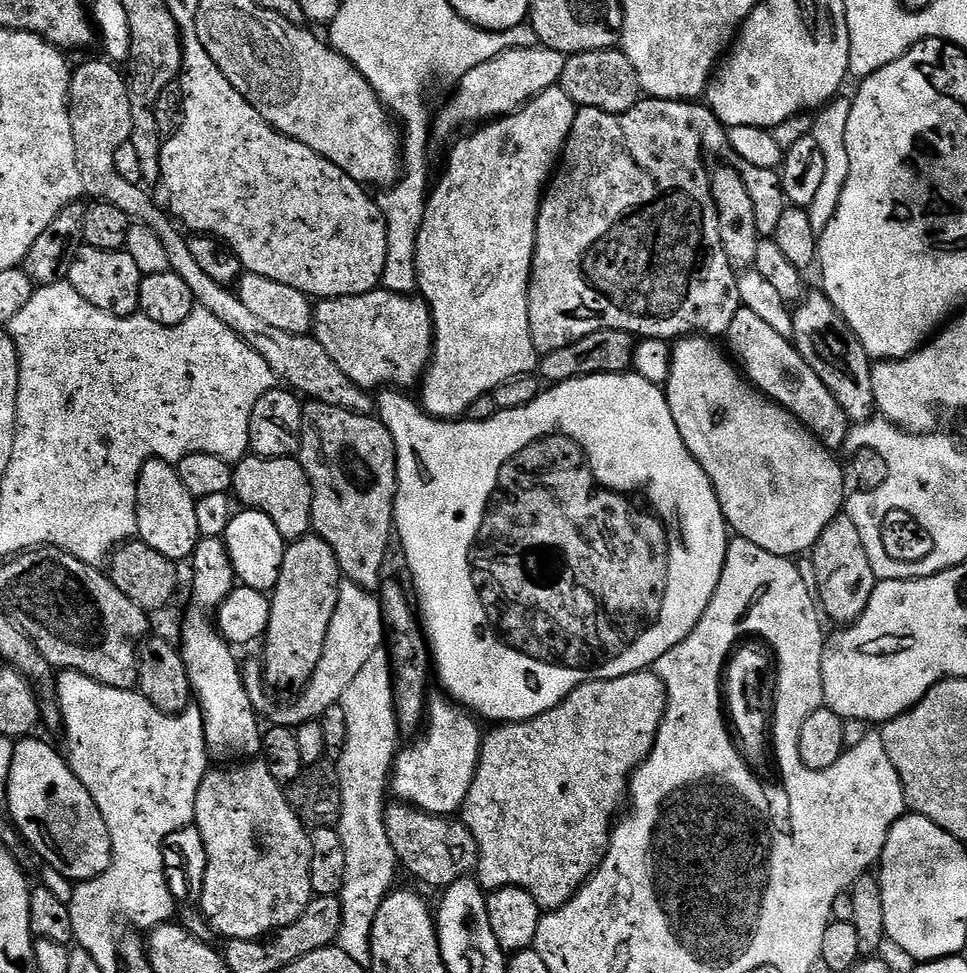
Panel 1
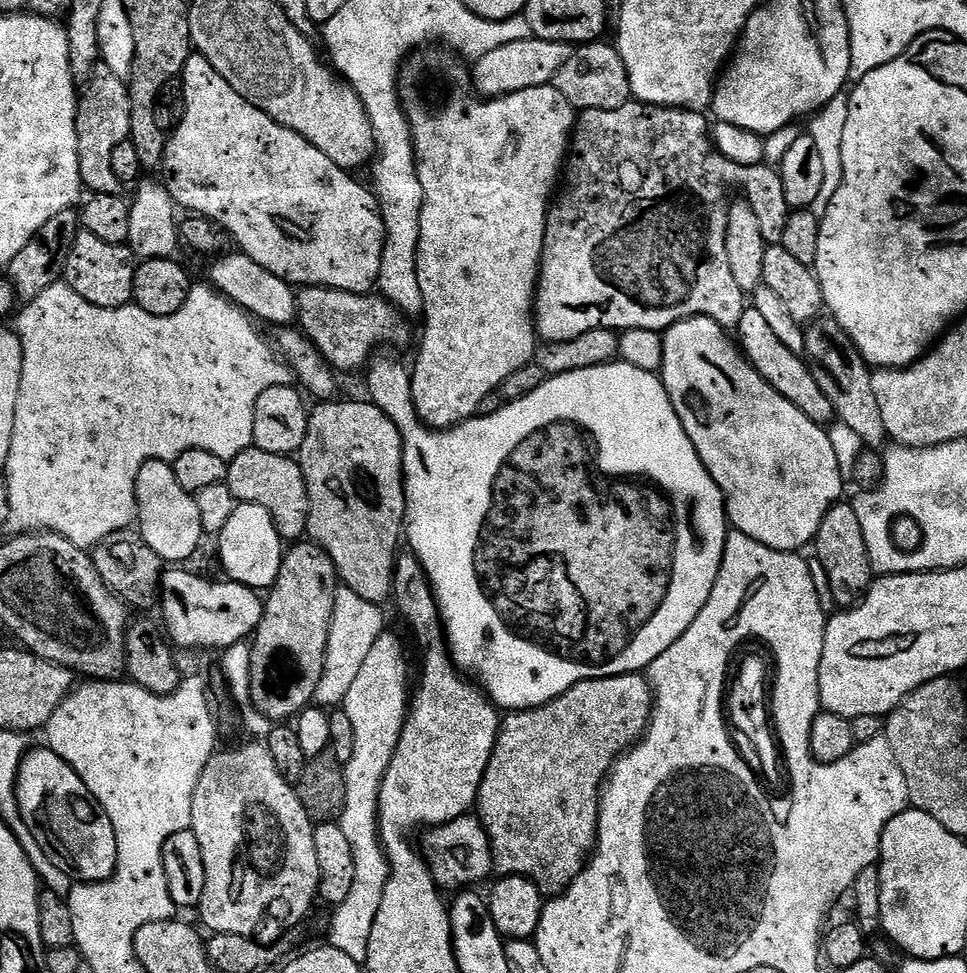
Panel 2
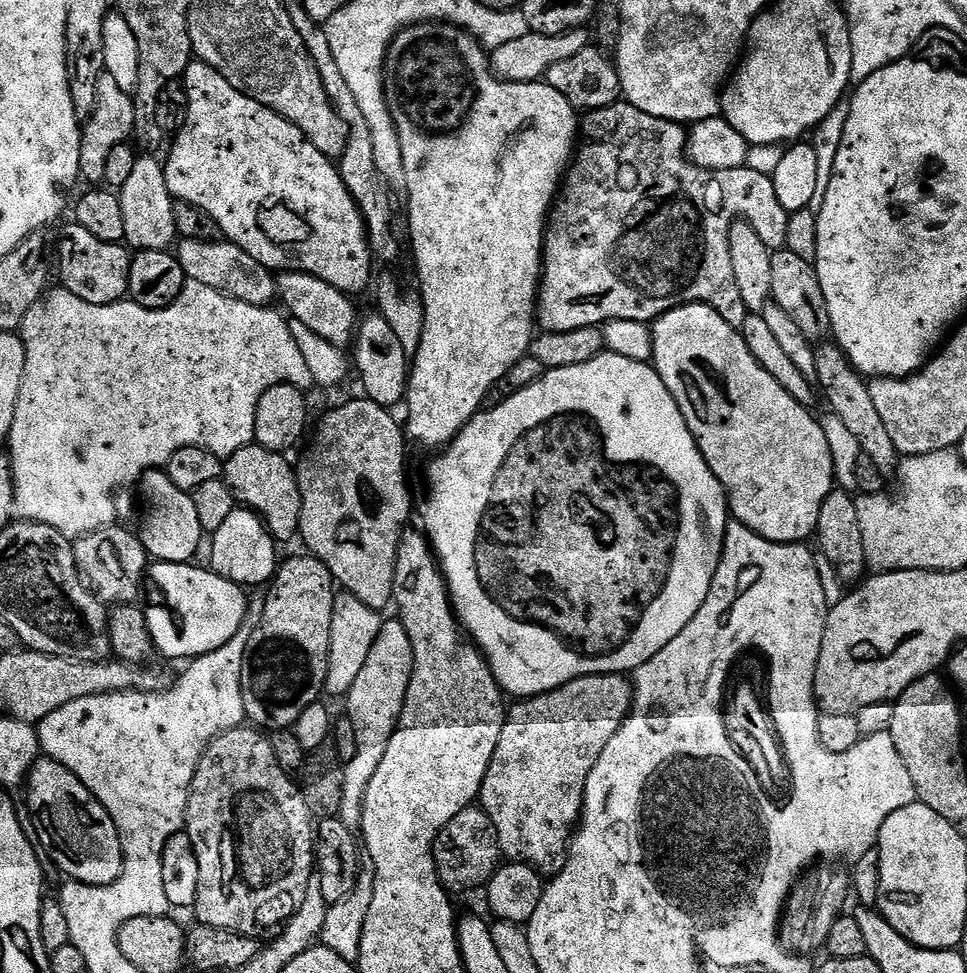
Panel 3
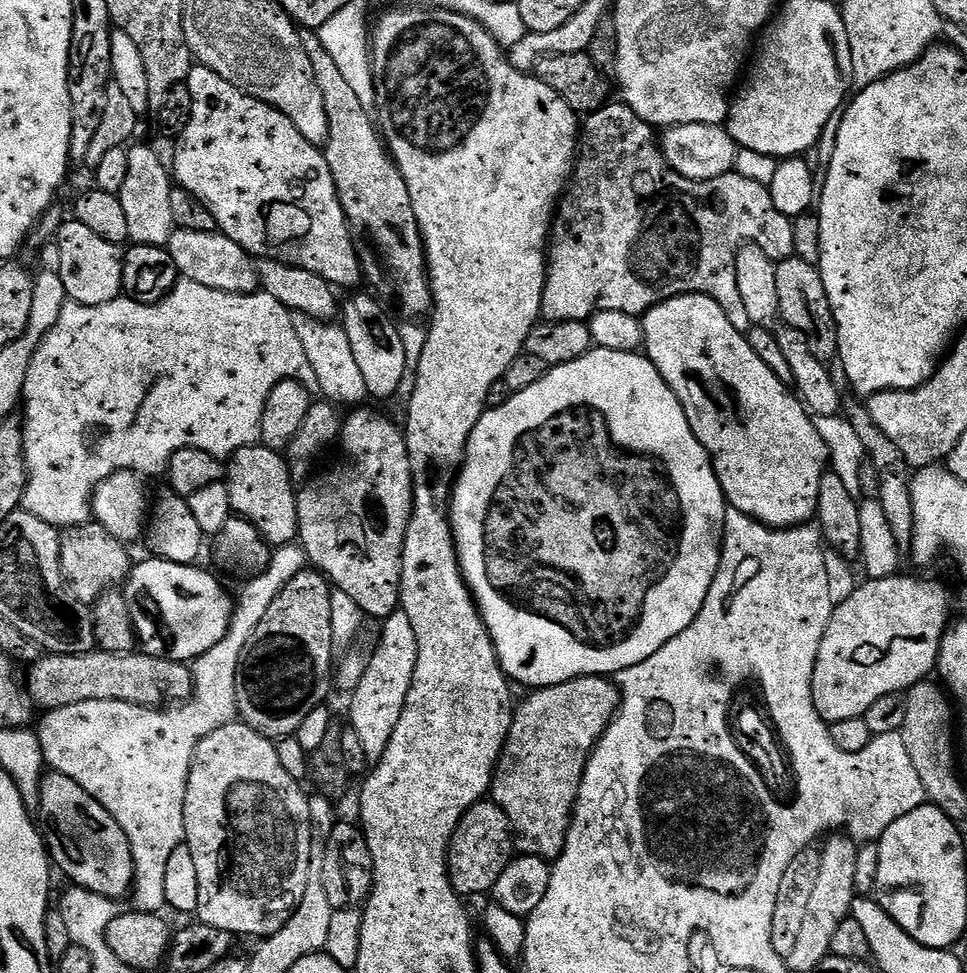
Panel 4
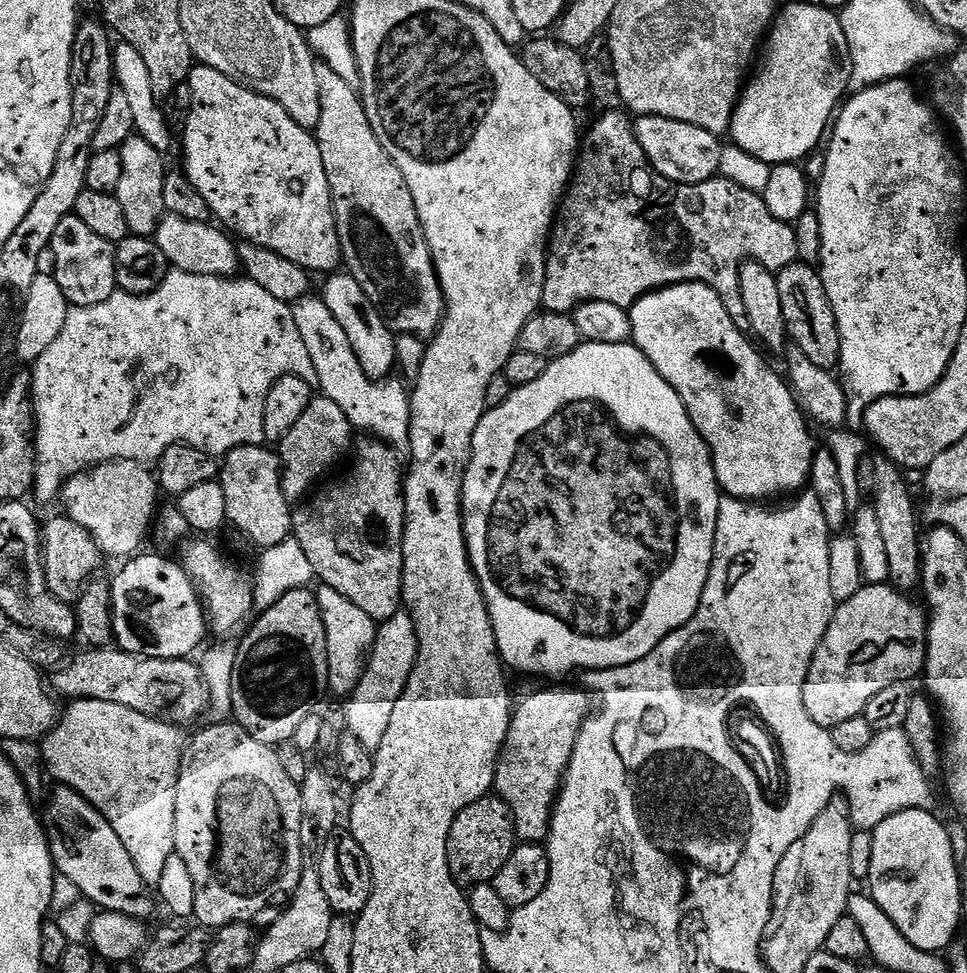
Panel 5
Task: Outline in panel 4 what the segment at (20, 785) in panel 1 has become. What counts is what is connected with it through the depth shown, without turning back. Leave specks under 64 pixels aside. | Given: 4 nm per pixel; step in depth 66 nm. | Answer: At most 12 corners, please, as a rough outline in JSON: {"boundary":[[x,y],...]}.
{"boundary":[[45,771],[38,827],[75,887],[117,902],[136,875],[122,826]]}

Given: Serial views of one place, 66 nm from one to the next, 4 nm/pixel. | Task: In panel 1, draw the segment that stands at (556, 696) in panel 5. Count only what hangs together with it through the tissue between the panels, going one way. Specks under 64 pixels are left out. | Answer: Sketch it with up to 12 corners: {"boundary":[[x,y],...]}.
{"boundary":[[586,682],[481,739],[485,893],[596,873],[668,695]]}

